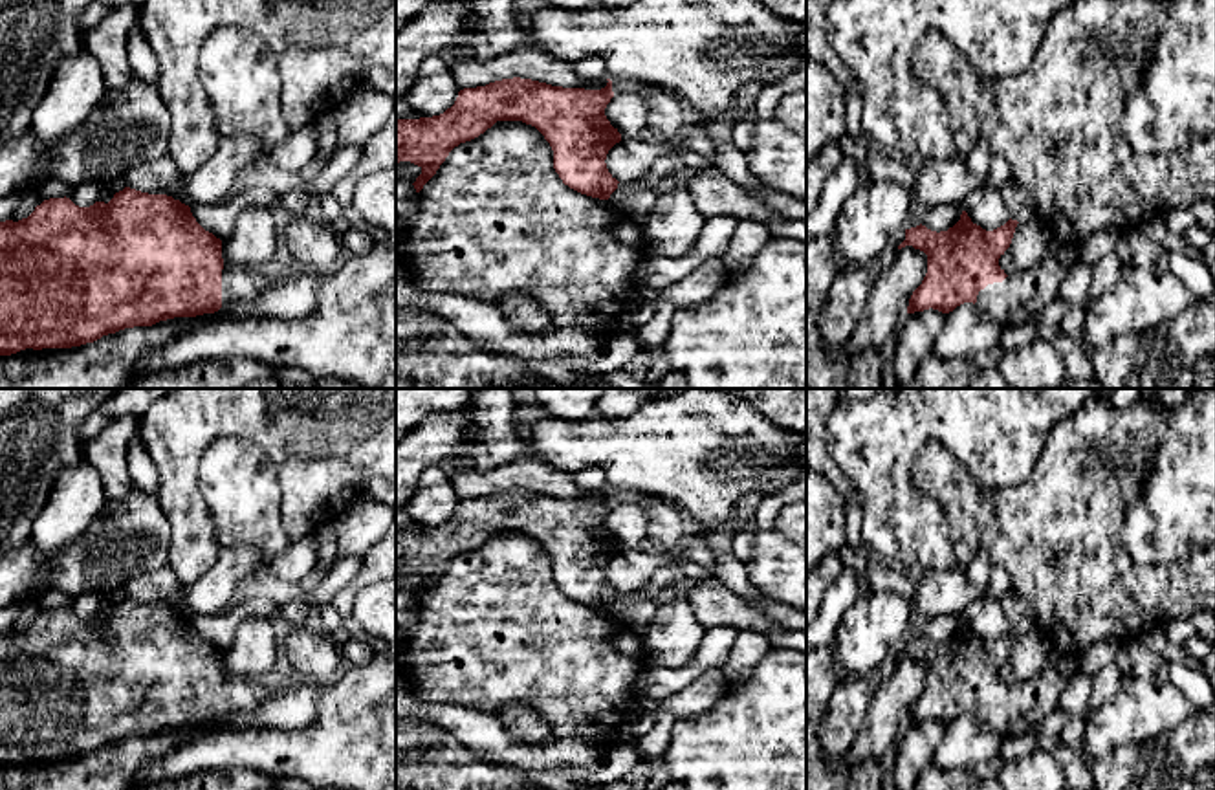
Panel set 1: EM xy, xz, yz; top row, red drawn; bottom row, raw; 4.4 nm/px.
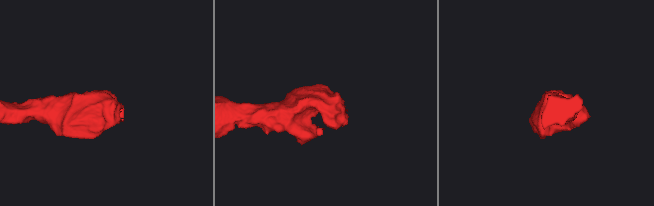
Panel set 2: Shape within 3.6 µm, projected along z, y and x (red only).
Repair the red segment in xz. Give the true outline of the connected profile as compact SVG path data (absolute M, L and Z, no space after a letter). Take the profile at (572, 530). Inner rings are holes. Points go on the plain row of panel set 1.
M520 488L464 499L440 526L396 528L396 577L410 572L421 579L412 594L420 603L454 557L478 548L497 532L522 532L550 554L553 579L564 596L608 610L619 592L605 570L621 544L605 526L614 508L612 491L607 491L601 500L563 499Z

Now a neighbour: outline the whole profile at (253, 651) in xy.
M251 616L238 629L231 645L222 651L222 669L238 678L264 680L280 656L269 618Z

